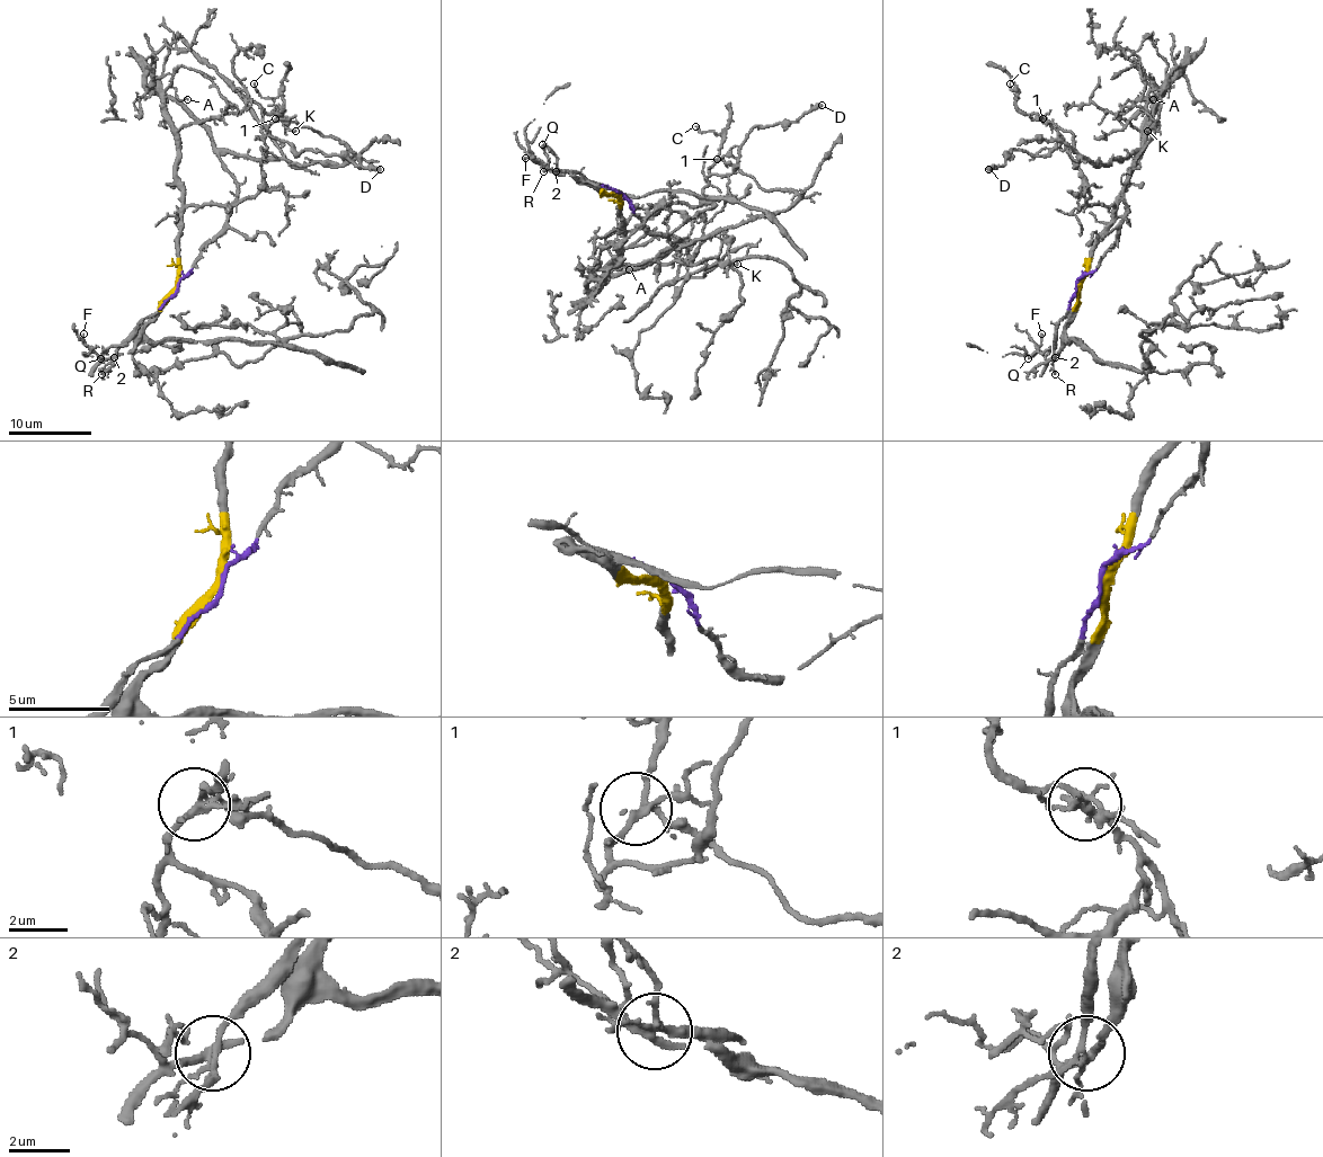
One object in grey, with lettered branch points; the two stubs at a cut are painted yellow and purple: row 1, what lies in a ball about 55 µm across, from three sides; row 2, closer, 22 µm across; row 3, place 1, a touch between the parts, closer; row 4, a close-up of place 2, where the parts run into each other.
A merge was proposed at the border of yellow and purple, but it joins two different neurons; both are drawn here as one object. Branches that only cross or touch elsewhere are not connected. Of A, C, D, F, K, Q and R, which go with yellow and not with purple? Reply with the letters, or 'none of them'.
C, D, F, K, Q

